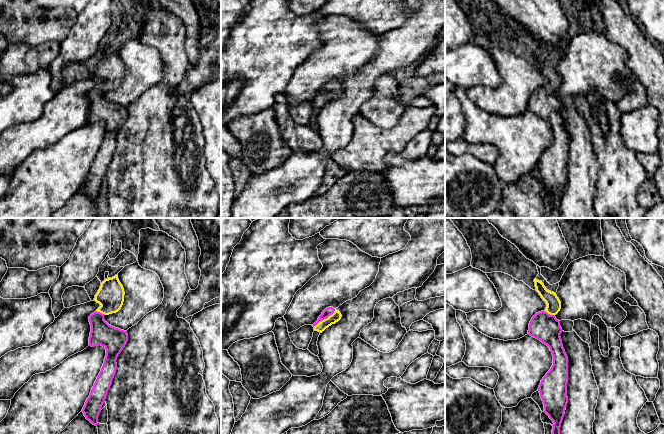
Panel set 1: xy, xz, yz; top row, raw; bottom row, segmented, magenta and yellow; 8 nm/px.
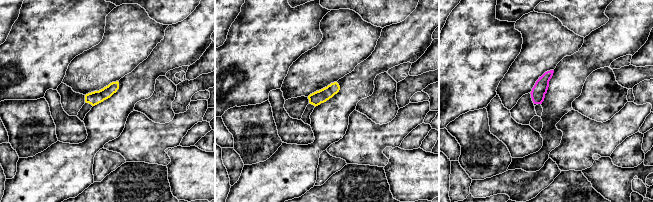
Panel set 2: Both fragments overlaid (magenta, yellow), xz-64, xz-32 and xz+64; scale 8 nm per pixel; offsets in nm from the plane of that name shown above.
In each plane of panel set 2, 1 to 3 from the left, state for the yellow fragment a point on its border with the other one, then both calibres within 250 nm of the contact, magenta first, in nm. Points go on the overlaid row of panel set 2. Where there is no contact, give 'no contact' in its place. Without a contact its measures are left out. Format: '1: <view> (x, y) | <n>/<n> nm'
1: no contact
2: no contact
3: no contact

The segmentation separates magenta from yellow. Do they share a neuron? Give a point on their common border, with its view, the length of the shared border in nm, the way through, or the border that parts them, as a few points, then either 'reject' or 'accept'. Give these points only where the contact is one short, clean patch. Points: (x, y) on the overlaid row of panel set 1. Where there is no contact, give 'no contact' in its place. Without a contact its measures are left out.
contact xz (324, 318); length 220 nm; way xz (327, 312), (324, 318), (336, 316); accept

